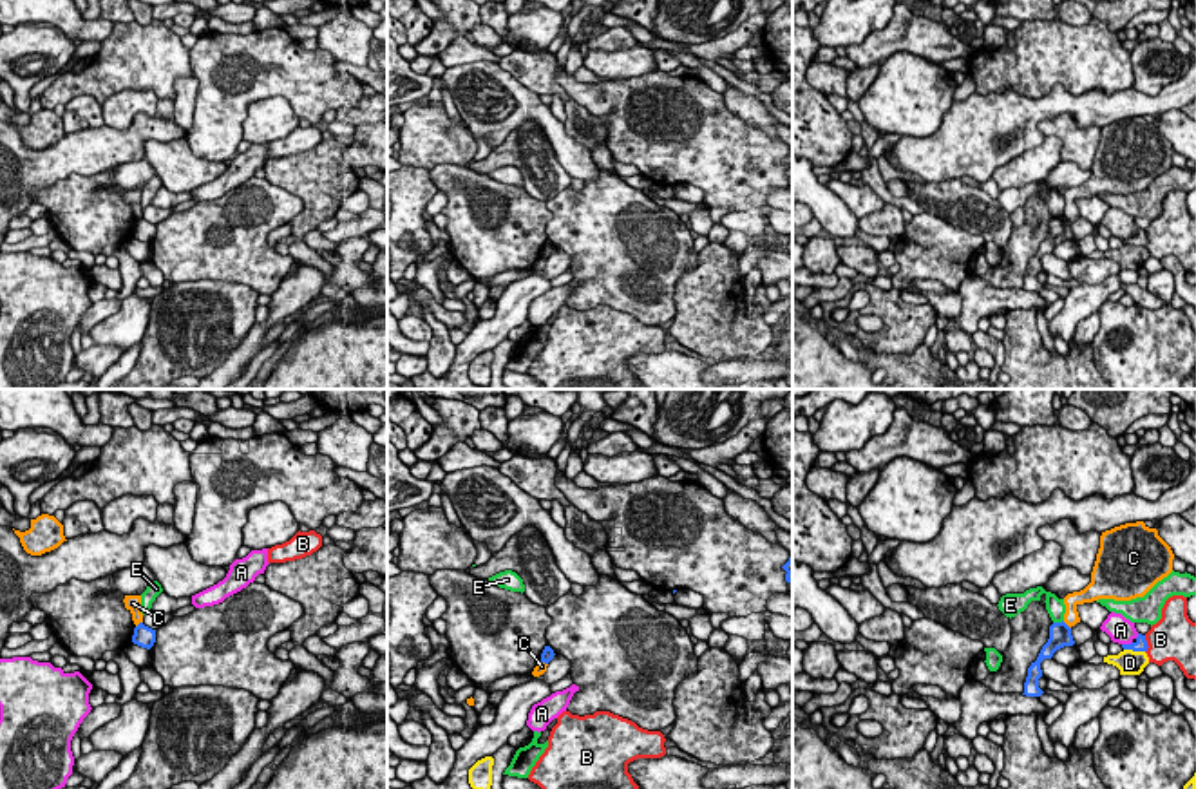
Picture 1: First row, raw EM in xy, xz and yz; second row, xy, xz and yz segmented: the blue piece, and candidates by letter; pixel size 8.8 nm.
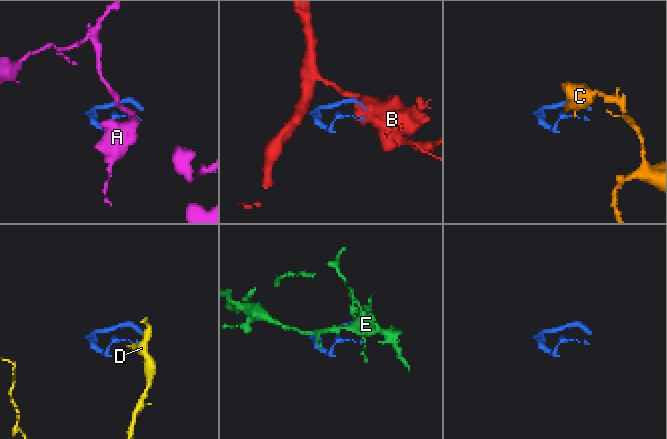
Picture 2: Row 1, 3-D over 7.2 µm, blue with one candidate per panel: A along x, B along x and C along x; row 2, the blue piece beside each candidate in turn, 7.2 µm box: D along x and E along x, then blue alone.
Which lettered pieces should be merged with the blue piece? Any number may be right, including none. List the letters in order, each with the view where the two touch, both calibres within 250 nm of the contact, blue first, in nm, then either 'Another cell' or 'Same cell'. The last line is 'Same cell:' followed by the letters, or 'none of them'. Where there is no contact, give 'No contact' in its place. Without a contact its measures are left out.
A: Touches blue in yz. Thickness 120 nm (blue) against 240 nm. Another cell
B: Touches blue in yz. Thickness 120 nm (blue) against 400 nm. Another cell
C: Touches blue in yz. Thickness 190 nm (blue) against 130 nm. Another cell
D: Touches blue in yz. Thickness 120 nm (blue) against 220 nm. Another cell
E: Touches blue in yz. Thickness 190 nm (blue) against 170 nm. Another cell
Same cell: none of them

